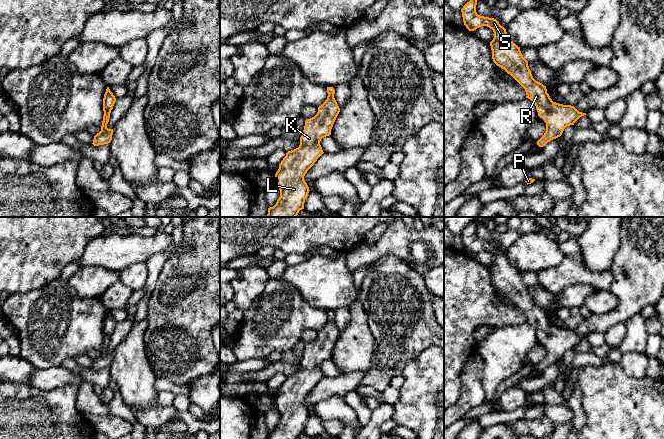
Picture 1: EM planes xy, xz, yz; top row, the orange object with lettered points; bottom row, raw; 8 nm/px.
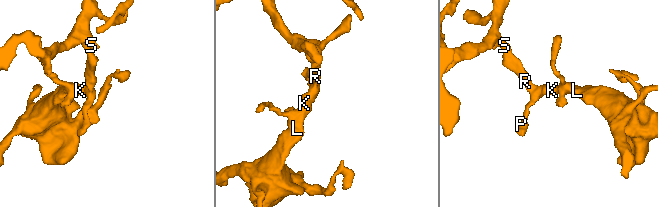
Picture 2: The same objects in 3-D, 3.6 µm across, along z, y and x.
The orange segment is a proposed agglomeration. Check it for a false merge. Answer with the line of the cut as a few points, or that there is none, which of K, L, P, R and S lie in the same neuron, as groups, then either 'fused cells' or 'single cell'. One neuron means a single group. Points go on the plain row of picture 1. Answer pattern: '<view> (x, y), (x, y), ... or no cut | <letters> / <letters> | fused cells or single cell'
no cut | K L P R S | single cell

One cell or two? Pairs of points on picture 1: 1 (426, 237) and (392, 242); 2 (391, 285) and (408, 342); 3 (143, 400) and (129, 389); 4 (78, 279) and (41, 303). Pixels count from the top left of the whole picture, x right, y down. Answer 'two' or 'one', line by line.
1: one
2: one
3: one
4: two

